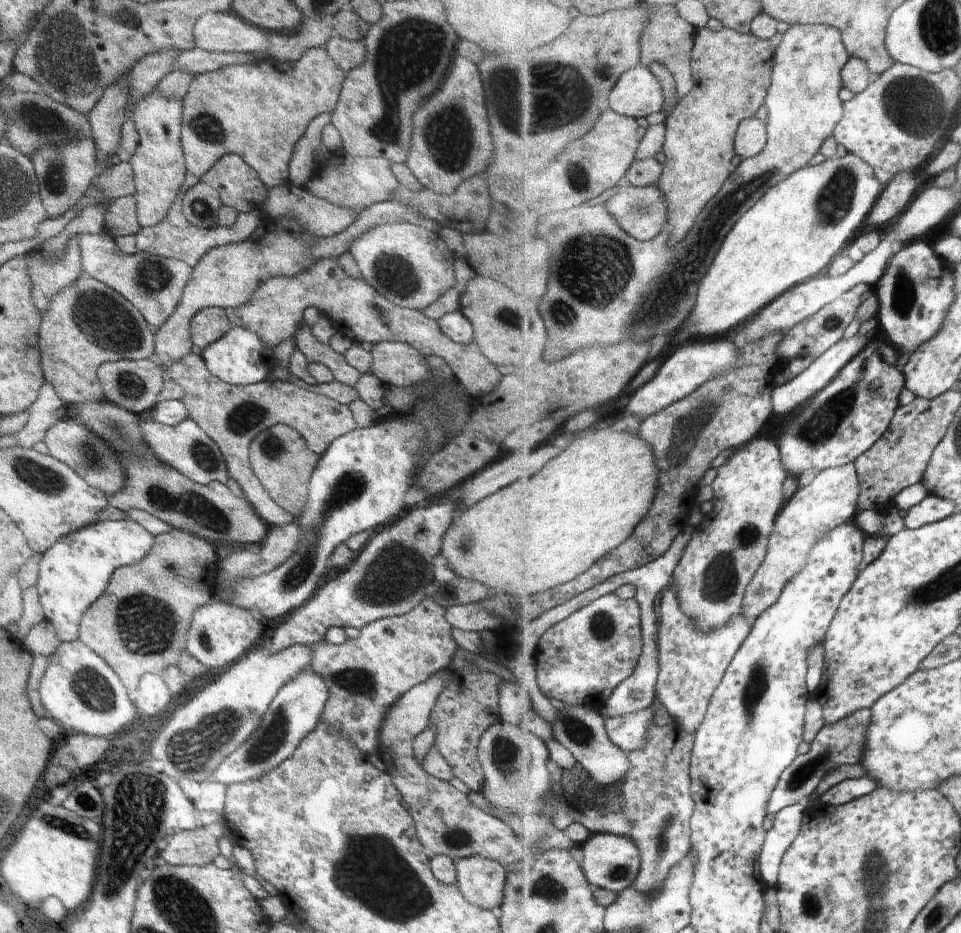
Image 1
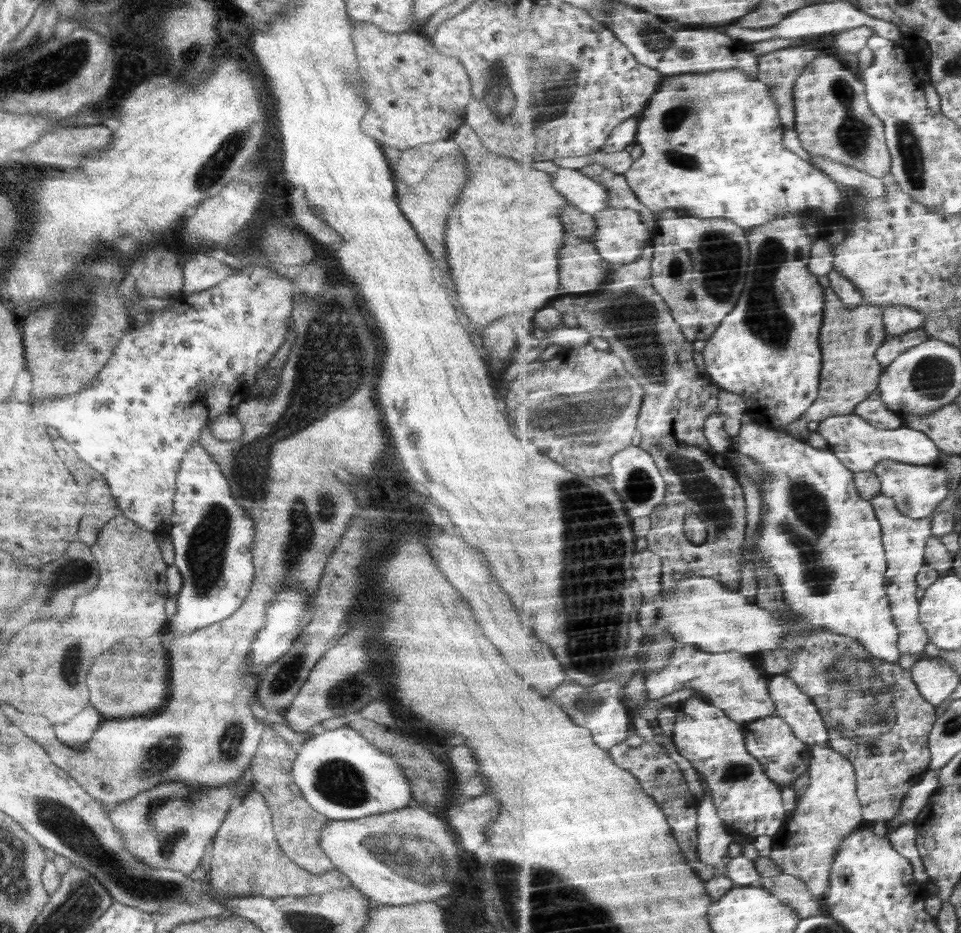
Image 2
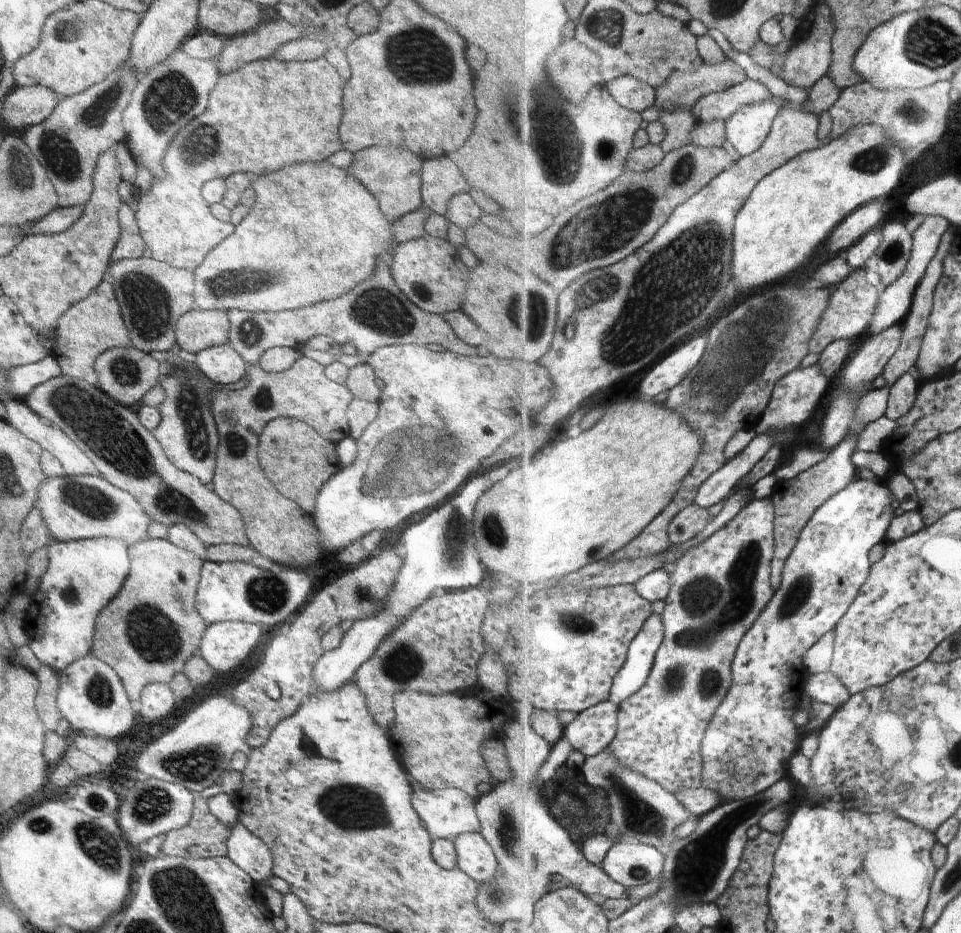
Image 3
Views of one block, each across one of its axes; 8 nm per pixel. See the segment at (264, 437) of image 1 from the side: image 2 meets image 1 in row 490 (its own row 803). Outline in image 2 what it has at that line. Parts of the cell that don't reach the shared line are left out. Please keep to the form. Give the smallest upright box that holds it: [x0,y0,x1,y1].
[249,729,334,874]

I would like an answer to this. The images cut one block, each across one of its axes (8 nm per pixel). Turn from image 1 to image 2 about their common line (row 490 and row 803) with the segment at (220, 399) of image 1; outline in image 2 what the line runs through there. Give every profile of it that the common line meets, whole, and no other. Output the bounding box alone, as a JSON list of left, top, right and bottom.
[207,789,350,897]

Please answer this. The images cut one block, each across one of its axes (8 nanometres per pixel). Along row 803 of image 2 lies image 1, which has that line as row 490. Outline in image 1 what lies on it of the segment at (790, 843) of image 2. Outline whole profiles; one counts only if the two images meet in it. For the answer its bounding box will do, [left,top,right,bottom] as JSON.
[746,462,861,619]

